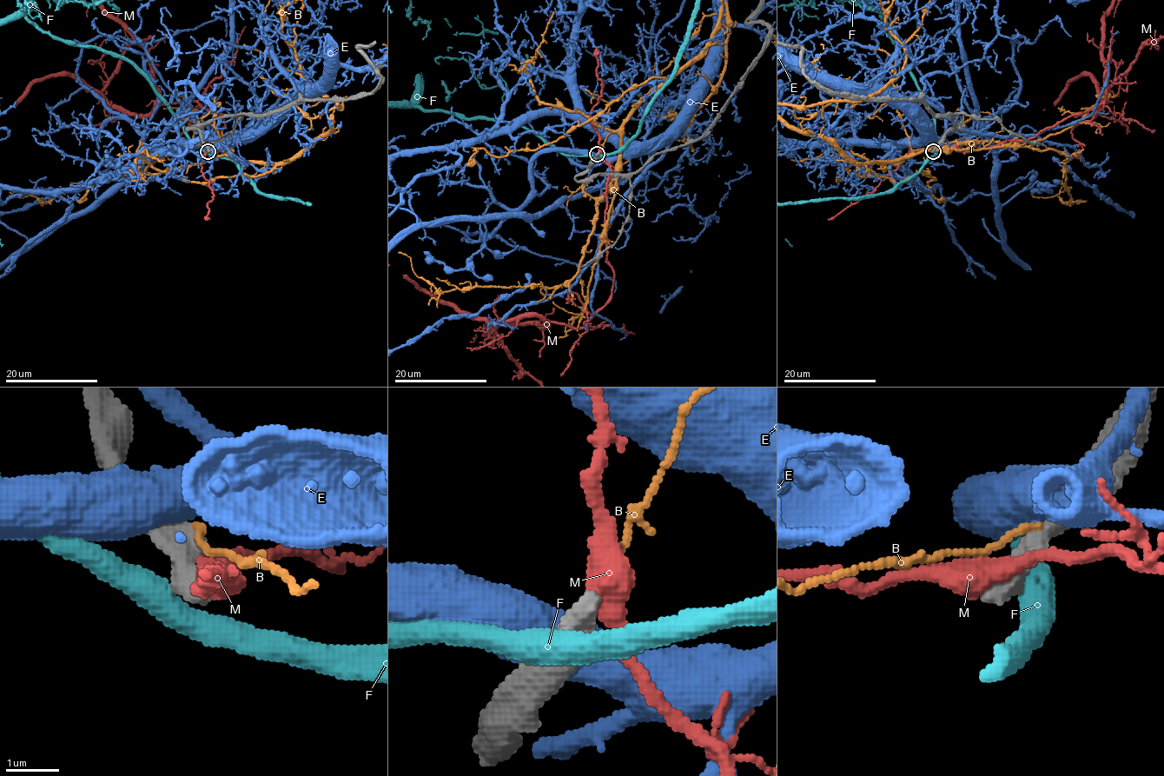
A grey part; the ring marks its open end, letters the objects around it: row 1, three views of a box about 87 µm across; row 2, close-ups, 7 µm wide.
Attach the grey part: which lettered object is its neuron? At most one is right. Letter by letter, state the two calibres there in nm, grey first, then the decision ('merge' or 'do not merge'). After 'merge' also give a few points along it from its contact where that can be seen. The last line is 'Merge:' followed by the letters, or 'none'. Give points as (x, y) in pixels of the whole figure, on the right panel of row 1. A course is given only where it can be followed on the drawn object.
B: 440 nm thick on the grey side, 100 nm on the other; do not merge
E: 500 nm thick on the grey side, 750 nm on the other; do not merge
F: 550 nm thick on the grey side, 480 nm on the other; do not merge
M: 480 nm thick on the grey side, 480 nm on the other; do not merge
Merge: none

